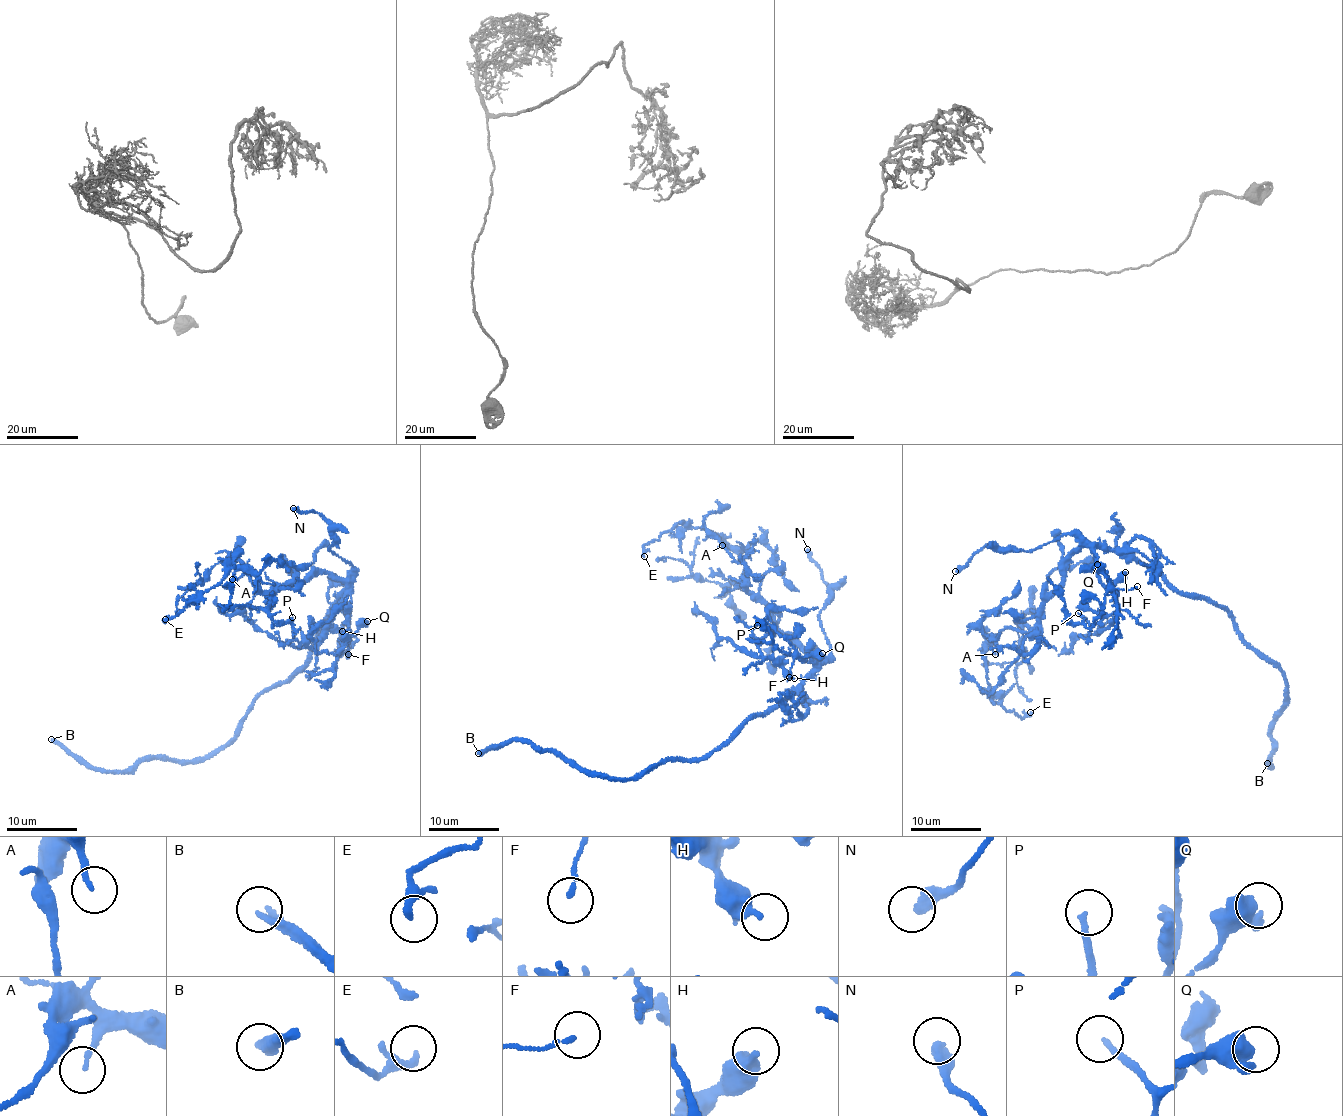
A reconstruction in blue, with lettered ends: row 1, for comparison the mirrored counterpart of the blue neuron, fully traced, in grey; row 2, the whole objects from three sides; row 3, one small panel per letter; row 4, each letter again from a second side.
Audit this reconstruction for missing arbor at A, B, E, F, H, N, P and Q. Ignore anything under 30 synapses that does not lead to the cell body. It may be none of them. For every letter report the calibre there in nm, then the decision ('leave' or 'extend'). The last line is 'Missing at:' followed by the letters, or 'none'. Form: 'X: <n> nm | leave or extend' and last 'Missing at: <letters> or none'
A: 130 nm | leave
B: 260 nm | extend
E: 220 nm | leave
F: 130 nm | leave
H: 360 nm | leave
N: 400 nm | leave
P: 180 nm | leave
Q: 440 nm | leave
Missing at: B

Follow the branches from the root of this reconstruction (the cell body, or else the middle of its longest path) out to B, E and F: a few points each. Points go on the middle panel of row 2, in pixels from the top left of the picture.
B: (764, 712), (701, 757), (673, 758), (619, 780), (587, 775), (529, 742), (511, 741), (478, 753)
E: (764, 712), (816, 658), (741, 583), (744, 560), (699, 527), (662, 533), (644, 556)
F: (764, 712), (814, 672), (817, 663), (811, 662), (808, 655), (801, 659), (795, 656), (789, 677)

